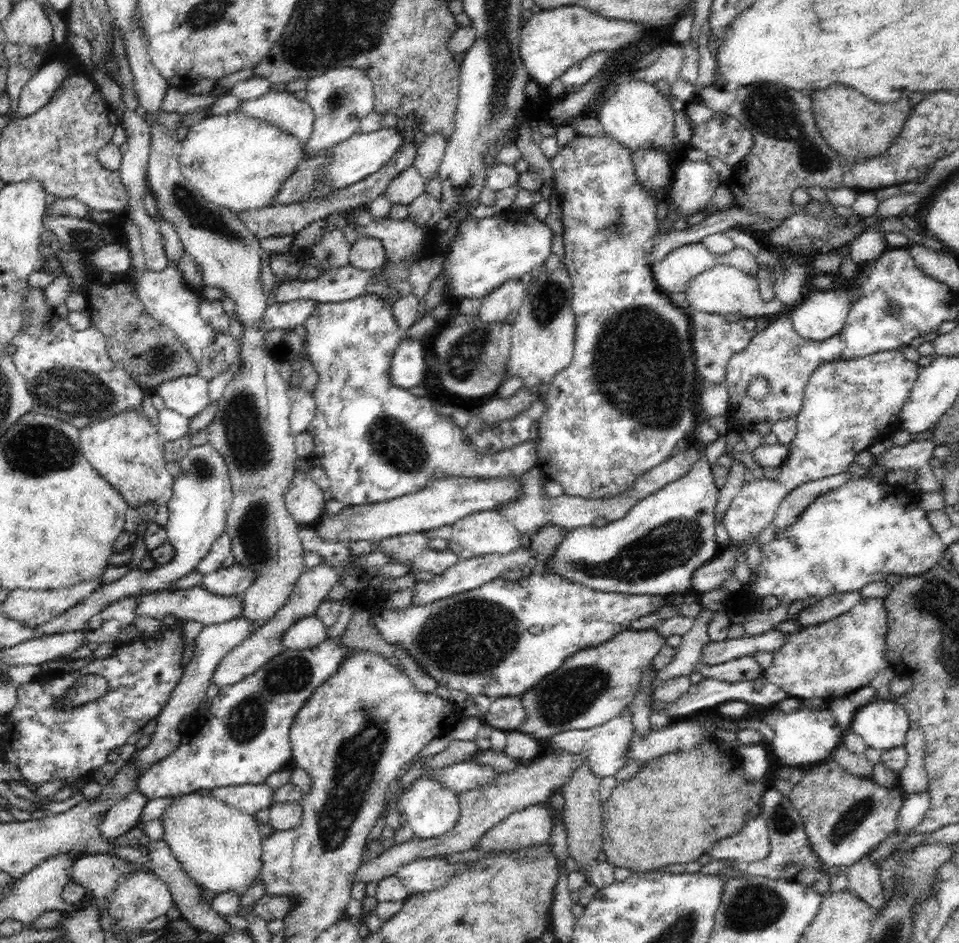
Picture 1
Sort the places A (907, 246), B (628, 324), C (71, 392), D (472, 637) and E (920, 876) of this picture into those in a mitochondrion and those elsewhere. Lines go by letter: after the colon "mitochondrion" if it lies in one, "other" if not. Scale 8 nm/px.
A: other
B: mitochondrion
C: mitochondrion
D: mitochondrion
E: mitochondrion

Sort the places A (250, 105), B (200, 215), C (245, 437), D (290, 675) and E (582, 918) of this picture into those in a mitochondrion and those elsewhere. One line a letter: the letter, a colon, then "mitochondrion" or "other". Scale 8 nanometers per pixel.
A: other
B: mitochondrion
C: mitochondrion
D: mitochondrion
E: other

